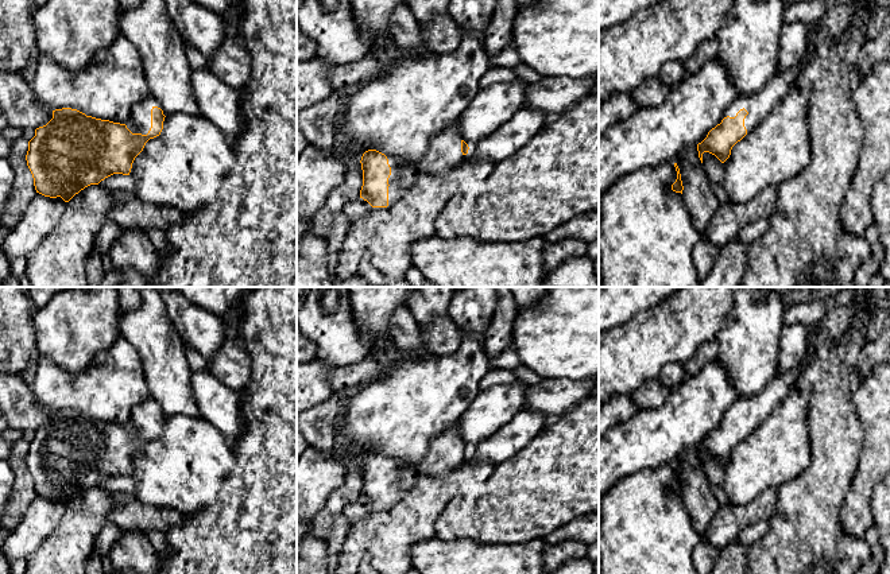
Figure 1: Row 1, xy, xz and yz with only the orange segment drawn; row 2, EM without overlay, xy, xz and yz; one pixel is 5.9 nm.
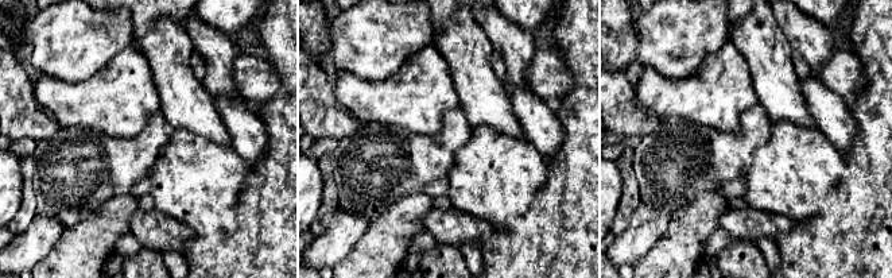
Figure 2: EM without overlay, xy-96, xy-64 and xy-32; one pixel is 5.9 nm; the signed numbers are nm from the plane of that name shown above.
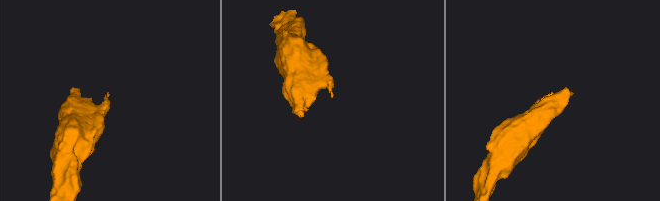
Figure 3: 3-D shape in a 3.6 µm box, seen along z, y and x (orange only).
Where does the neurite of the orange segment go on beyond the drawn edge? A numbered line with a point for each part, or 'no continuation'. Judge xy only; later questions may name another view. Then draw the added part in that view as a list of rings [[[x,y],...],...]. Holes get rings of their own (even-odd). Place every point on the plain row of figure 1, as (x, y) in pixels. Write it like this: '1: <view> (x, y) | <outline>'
1: xy (140, 422) | [[[147,399],[132,408],[131,422],[125,426],[132,435],[147,437],[151,430],[151,411],[160,406],[152,399]],[[162,411],[163,412],[163,411]]]

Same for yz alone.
1: yz (758, 406) | [[[809,348],[805,360],[796,369],[777,375],[761,392],[736,400],[725,411],[724,419],[735,419],[744,410],[748,414],[744,420],[744,428],[750,435],[786,399],[801,372],[814,360],[814,350],[816,348]]]

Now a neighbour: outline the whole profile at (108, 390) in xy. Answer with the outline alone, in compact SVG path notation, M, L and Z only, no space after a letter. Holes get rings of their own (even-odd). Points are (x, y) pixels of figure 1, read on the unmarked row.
M124 337L100 352L93 362L78 373L65 371L44 357L38 357L36 364L31 391L50 412L71 410L86 418L127 426L132 408L151 397L139 353Z

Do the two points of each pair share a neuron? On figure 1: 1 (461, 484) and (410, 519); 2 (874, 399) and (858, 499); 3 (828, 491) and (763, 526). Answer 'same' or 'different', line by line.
1: same
2: same
3: different

